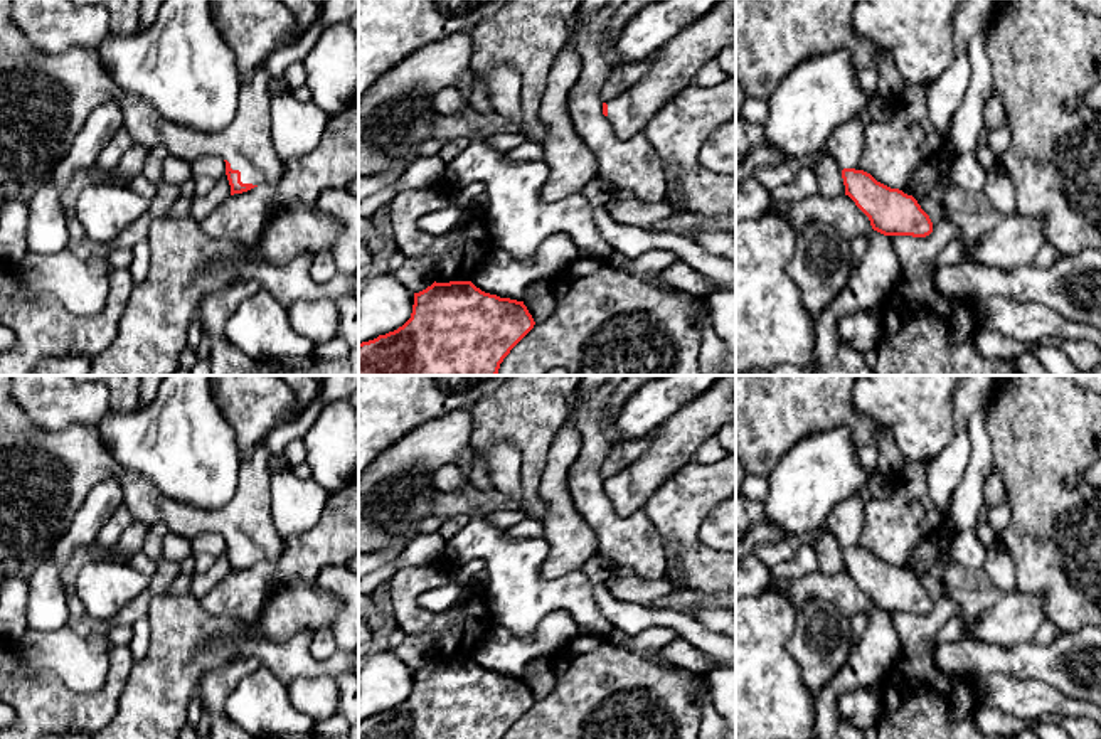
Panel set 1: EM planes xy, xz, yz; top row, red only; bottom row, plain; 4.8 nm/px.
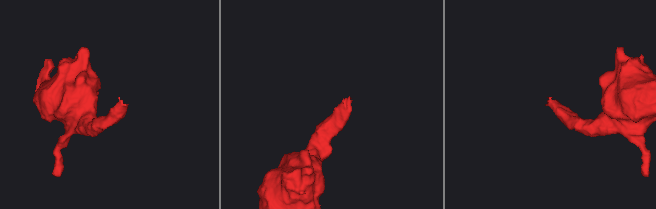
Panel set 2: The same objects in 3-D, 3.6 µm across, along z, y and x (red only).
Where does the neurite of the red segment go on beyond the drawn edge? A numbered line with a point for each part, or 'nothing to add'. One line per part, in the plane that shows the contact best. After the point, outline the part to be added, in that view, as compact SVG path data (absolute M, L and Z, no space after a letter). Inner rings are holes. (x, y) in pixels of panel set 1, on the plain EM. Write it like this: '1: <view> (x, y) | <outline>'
1: xy (44, 475) | M0 375L0 562L37 559L51 552L69 530L91 488L108 478L120 480L125 505L136 522L162 522L182 537L219 532L241 549L242 561L278 562L285 539L273 524L271 460L263 436L241 465L236 495L219 510L202 510L168 498L152 481L123 470L91 426L76 424L61 431L37 428L12 401L10 375Z

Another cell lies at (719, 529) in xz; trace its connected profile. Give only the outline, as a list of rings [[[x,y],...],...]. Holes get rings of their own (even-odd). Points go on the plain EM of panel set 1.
[[[736,492],[707,515],[700,539],[715,550],[736,550]]]

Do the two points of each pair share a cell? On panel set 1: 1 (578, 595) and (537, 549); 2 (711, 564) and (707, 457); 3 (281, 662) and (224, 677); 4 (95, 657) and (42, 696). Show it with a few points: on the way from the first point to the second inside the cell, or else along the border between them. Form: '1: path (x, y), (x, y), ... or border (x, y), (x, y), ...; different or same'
1: path (559, 595), (547, 595), (532, 579), (532, 568); same
2: border (692, 460), (702, 463), (718, 462); different
3: border (239, 653), (251, 655), (261, 664); different
4: border (26, 667), (49, 670), (74, 691), (101, 687); different

